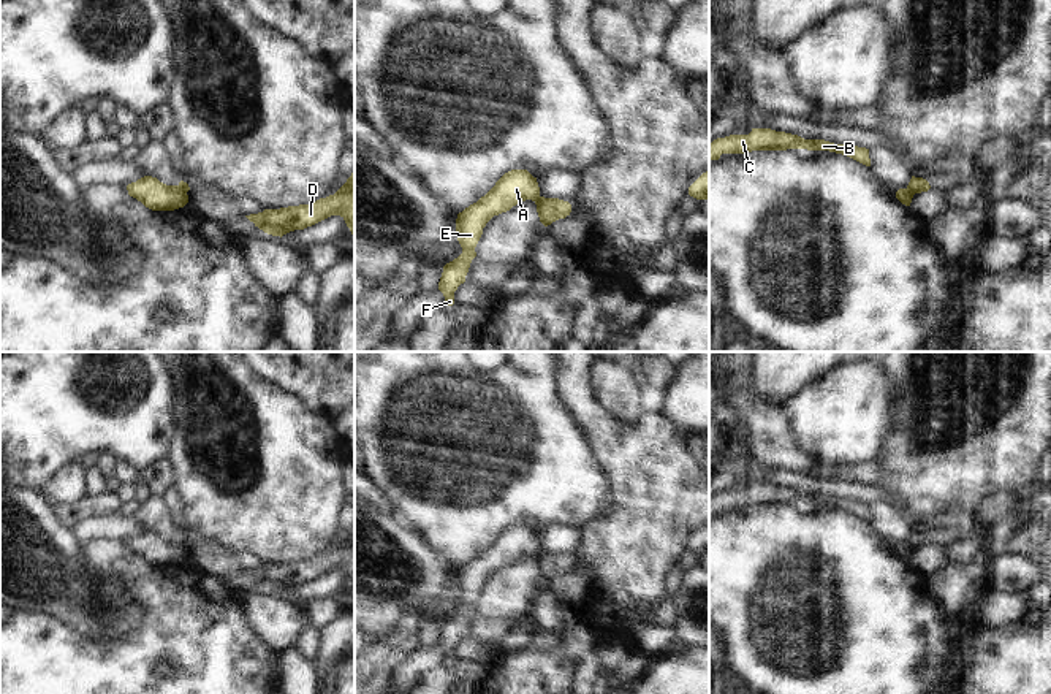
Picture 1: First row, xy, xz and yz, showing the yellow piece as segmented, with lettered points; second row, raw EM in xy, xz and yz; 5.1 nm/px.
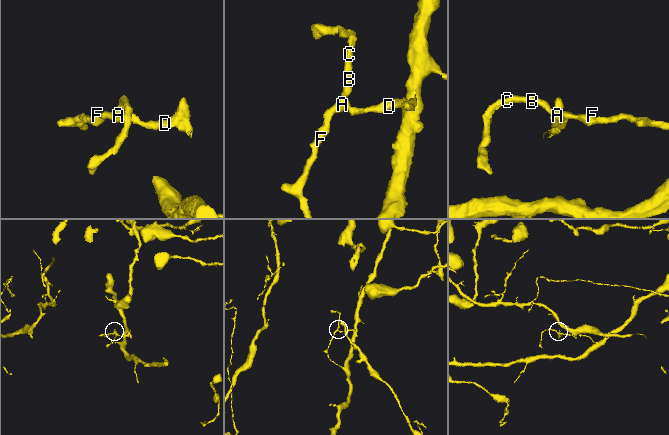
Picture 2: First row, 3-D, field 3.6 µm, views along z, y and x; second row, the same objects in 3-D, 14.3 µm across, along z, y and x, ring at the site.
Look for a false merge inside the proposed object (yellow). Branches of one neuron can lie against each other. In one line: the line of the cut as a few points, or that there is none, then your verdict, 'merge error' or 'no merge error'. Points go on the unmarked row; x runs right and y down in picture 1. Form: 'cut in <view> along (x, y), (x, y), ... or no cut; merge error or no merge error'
cut in yz along (907, 542), (914, 549); merge error

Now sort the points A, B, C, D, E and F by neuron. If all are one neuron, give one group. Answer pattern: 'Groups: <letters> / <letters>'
Groups: A B C E F / D

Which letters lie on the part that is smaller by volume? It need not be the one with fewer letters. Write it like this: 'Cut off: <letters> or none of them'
Cut off: D

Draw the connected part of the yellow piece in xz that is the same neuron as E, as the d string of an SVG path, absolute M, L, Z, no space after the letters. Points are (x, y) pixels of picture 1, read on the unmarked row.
M511 524L484 551L457 569L456 586L462 608L443 621L438 637L438 645L443 648L446 661L454 659L454 646L465 637L470 618L476 612L475 602L486 578L518 558L535 556L538 551L537 532L527 524Z

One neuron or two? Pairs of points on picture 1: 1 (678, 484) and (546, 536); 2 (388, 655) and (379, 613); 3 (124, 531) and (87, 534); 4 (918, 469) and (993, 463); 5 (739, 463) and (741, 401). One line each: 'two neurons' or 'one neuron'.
1: two neurons
2: two neurons
3: one neuron
4: one neuron
5: two neurons

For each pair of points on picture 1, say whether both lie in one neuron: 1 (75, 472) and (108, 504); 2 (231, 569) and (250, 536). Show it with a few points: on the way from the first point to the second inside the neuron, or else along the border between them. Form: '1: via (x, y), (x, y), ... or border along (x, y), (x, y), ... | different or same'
1: border along (86, 493), (72, 504), (57, 506) | different
2: border along (200, 531), (231, 553) | different

